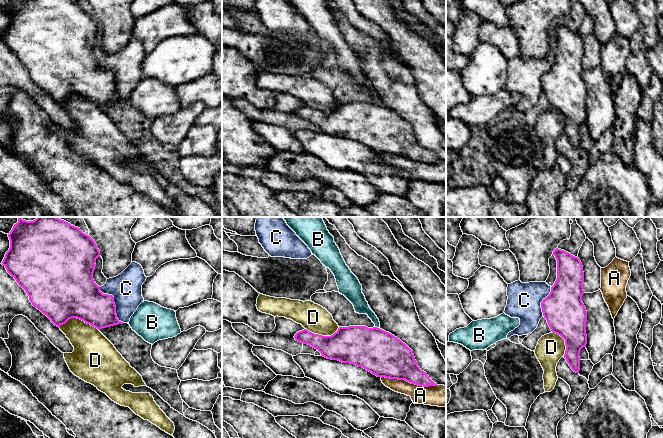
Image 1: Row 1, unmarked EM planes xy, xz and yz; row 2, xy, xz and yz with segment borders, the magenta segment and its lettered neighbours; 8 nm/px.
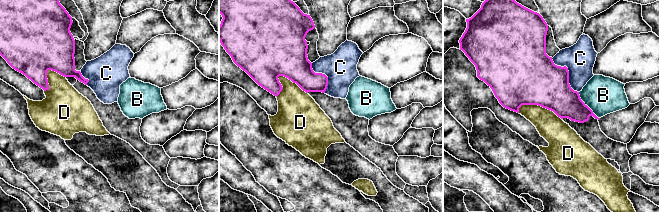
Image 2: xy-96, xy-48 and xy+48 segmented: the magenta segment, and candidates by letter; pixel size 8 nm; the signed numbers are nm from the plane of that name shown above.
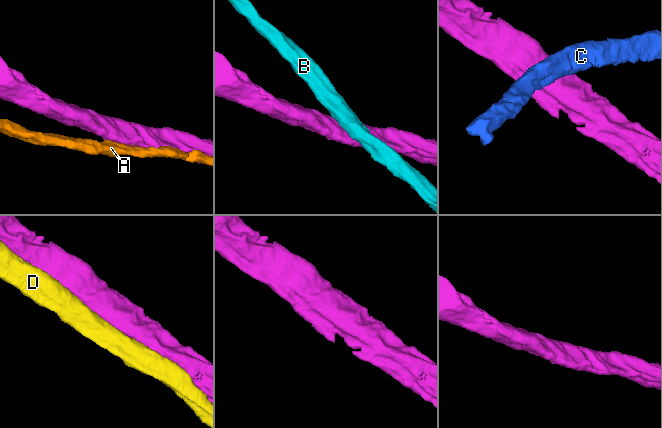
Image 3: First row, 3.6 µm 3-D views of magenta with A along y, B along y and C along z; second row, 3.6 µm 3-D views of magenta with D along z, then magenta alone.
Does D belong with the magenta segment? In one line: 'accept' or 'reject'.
reject

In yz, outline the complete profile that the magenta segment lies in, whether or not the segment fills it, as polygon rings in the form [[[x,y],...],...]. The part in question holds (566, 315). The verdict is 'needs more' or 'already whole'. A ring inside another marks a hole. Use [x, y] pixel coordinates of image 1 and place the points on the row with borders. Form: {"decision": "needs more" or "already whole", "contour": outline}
{"decision": "already whole", "contour": [[[556,248],[553,254],[557,260],[557,279],[551,287],[550,294],[541,302],[544,318],[553,333],[560,335],[565,340],[566,350],[564,358],[571,369],[579,373],[580,370],[580,351],[587,344],[586,322],[587,311],[582,302],[584,294],[583,266],[578,257]]]}

